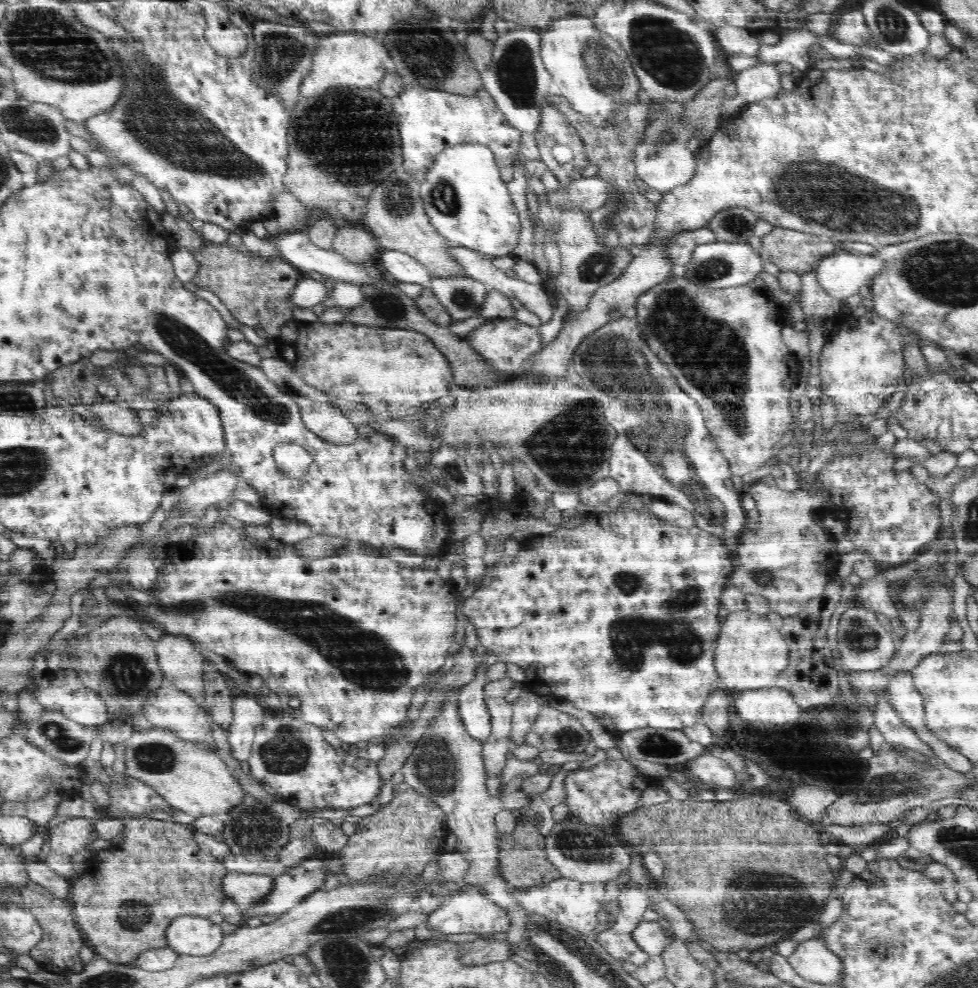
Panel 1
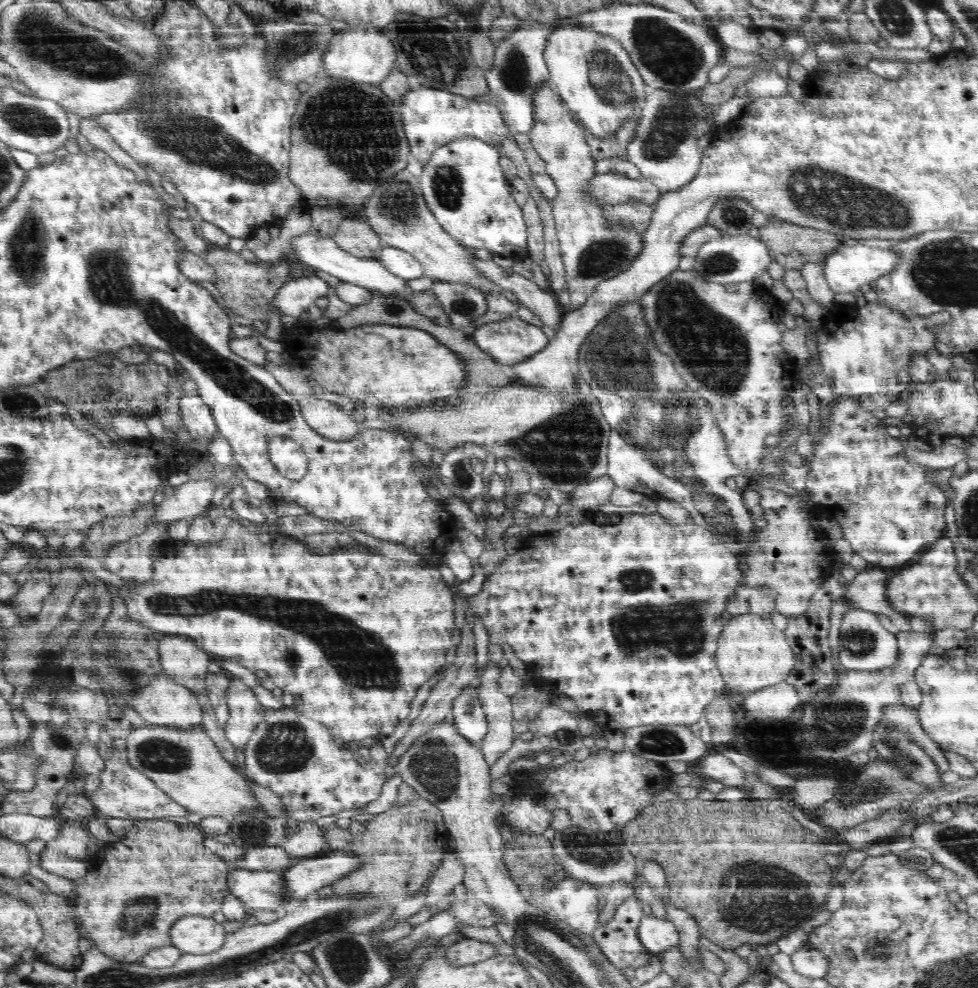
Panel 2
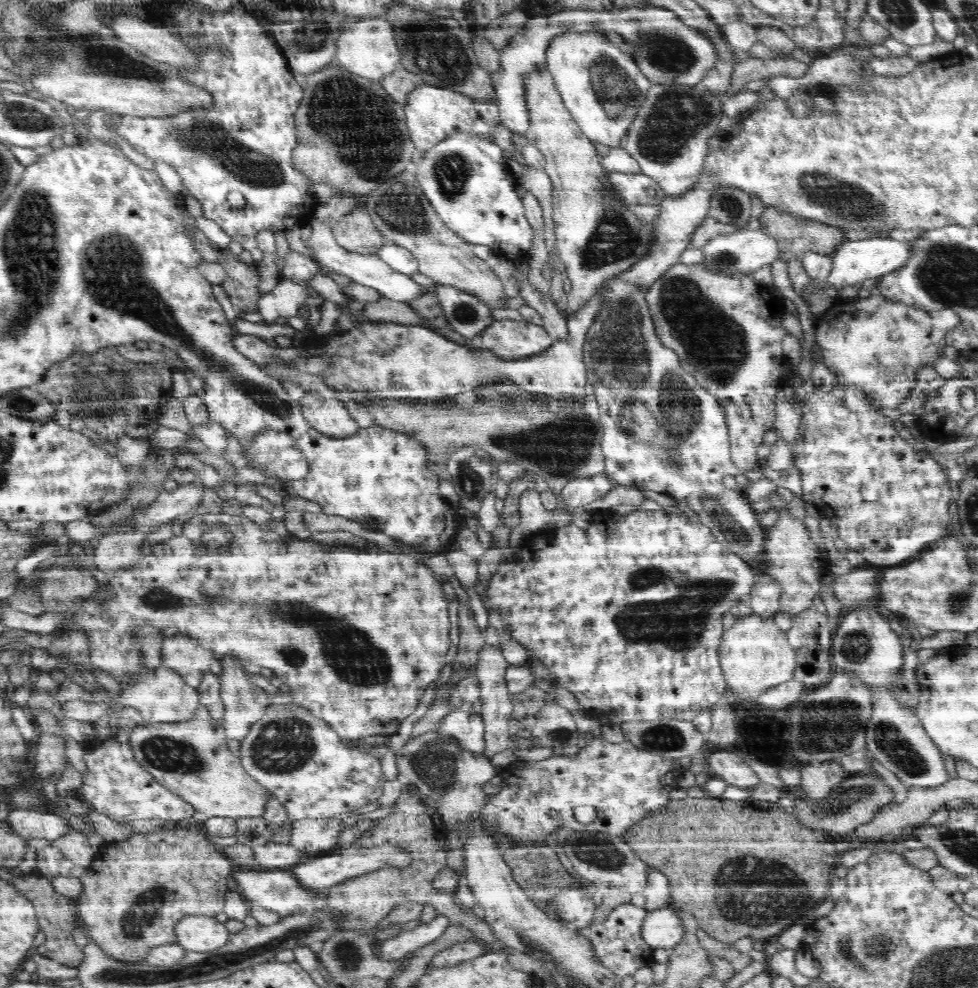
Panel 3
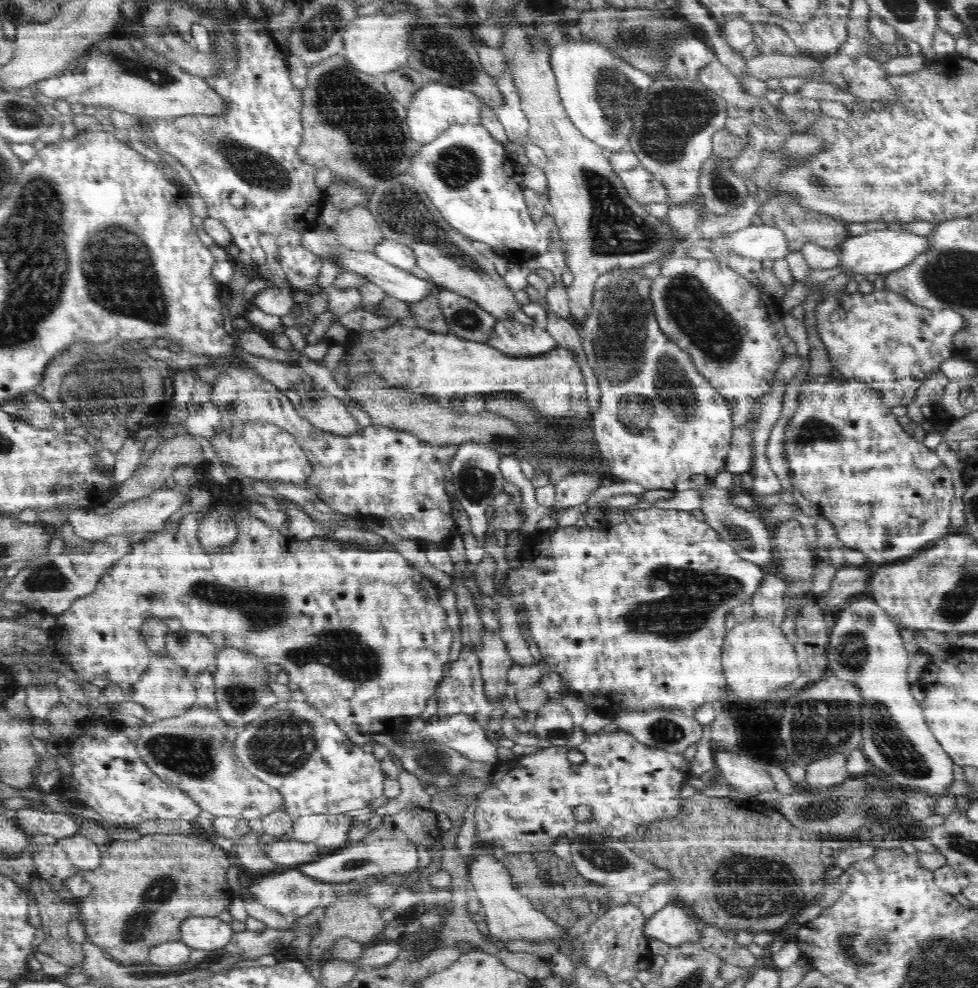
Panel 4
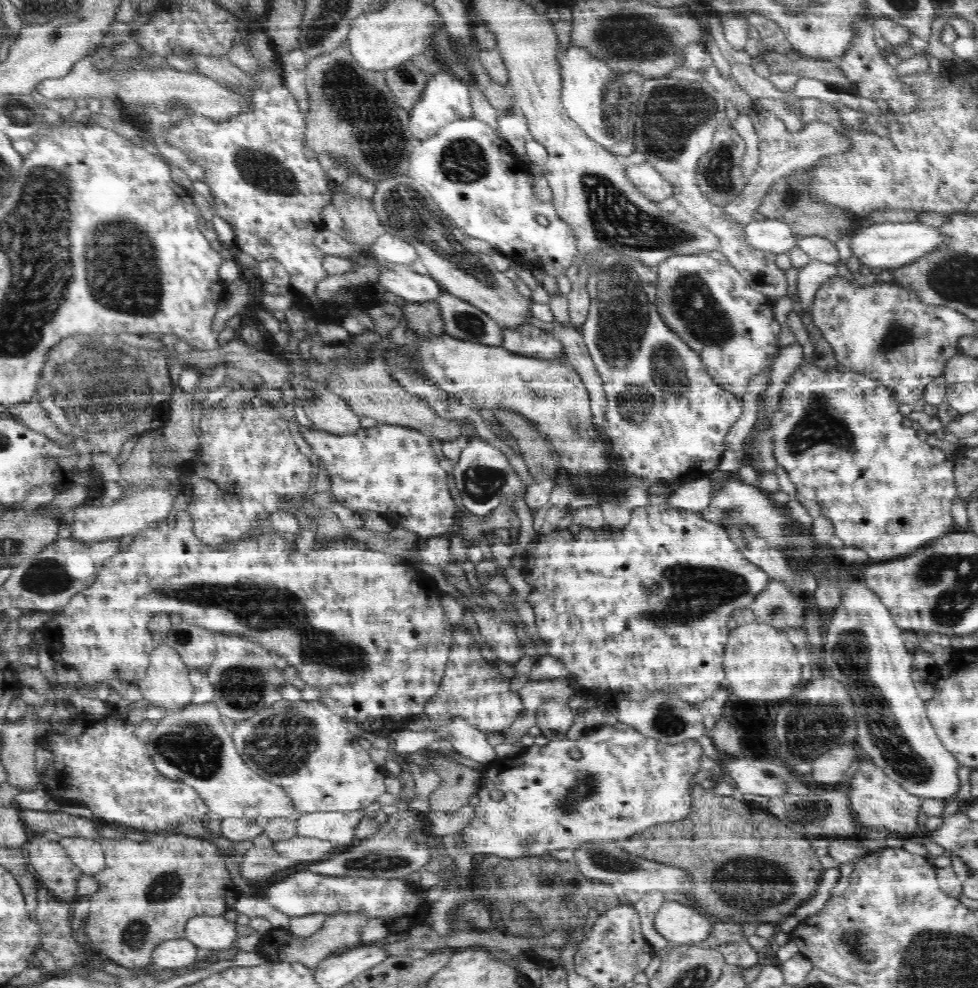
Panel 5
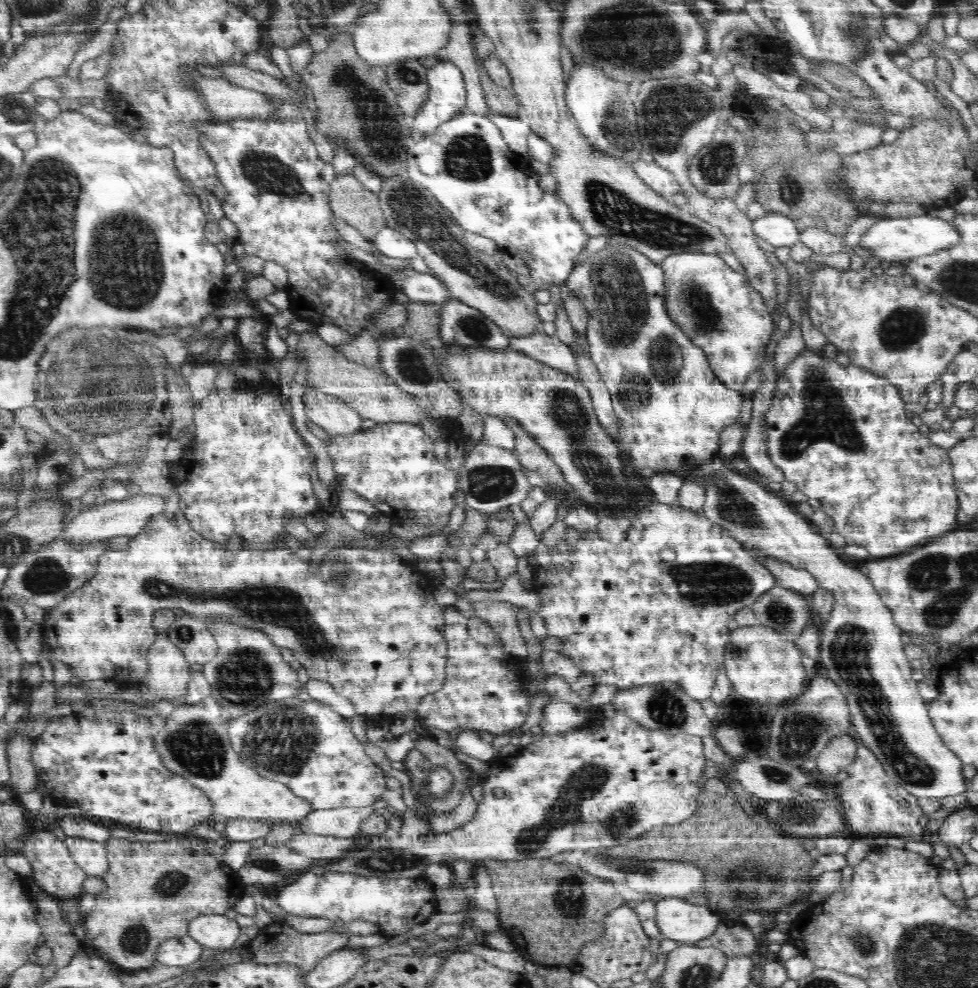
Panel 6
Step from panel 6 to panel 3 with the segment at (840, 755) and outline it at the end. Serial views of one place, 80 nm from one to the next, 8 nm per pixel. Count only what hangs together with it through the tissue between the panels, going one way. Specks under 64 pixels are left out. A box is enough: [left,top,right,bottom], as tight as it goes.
[800,760,848,800]

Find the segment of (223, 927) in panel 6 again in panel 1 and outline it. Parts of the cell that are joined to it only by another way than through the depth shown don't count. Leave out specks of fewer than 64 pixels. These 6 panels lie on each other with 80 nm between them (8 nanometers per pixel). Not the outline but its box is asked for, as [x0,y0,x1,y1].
[165,915,225,956]

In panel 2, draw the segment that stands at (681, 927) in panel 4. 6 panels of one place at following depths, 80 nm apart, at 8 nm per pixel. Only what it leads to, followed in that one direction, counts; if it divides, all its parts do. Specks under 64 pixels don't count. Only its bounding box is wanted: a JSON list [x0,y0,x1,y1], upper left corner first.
[637,915,679,954]

